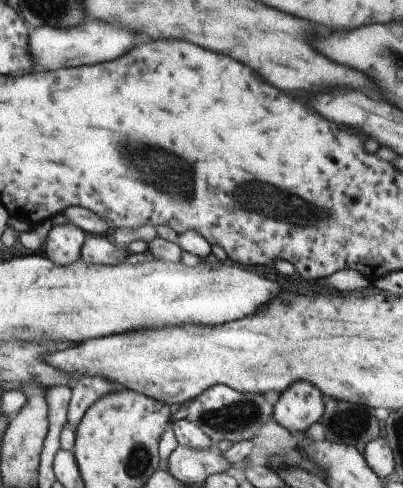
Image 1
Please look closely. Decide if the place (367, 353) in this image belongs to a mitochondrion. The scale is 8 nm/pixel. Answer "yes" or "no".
no

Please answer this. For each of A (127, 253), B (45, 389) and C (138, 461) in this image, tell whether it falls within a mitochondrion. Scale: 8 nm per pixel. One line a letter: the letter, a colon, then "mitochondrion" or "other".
A: other
B: other
C: mitochondrion

